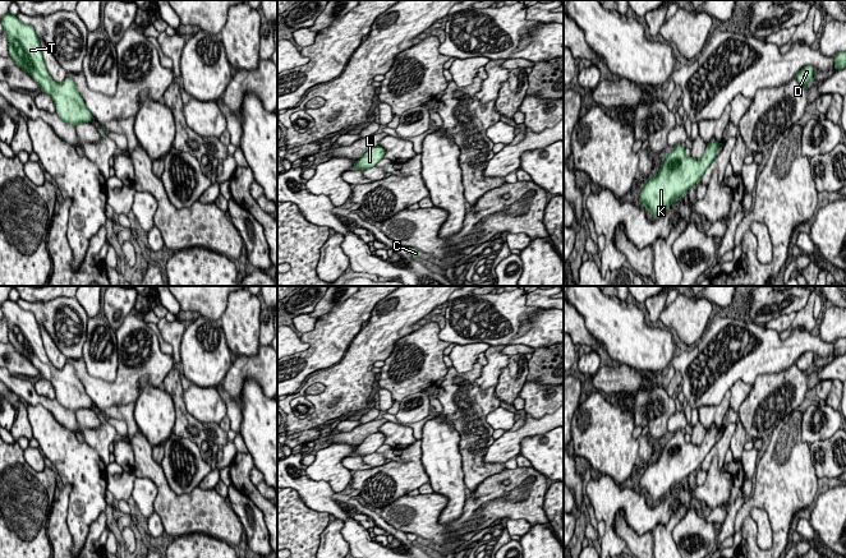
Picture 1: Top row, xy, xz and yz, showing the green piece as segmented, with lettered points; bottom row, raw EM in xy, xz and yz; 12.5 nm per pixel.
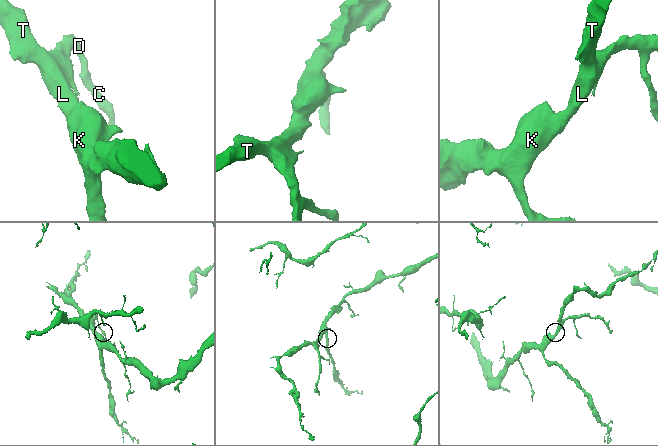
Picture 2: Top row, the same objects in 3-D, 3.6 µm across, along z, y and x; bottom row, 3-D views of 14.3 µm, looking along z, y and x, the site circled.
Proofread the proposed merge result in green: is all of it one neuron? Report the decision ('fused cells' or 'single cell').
single cell

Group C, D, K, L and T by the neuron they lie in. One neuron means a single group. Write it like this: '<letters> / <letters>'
C D K L T

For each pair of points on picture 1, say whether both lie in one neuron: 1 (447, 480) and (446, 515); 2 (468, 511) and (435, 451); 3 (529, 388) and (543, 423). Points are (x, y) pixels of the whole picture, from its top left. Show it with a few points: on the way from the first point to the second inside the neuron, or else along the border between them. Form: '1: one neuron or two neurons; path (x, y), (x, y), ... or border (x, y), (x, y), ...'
1: one neuron; path (453, 489), (453, 506)
2: two neurons; border (437, 492), (447, 499), (438, 517), (447, 525)
3: two neurons; border (527, 413), (534, 418), (550, 414)

